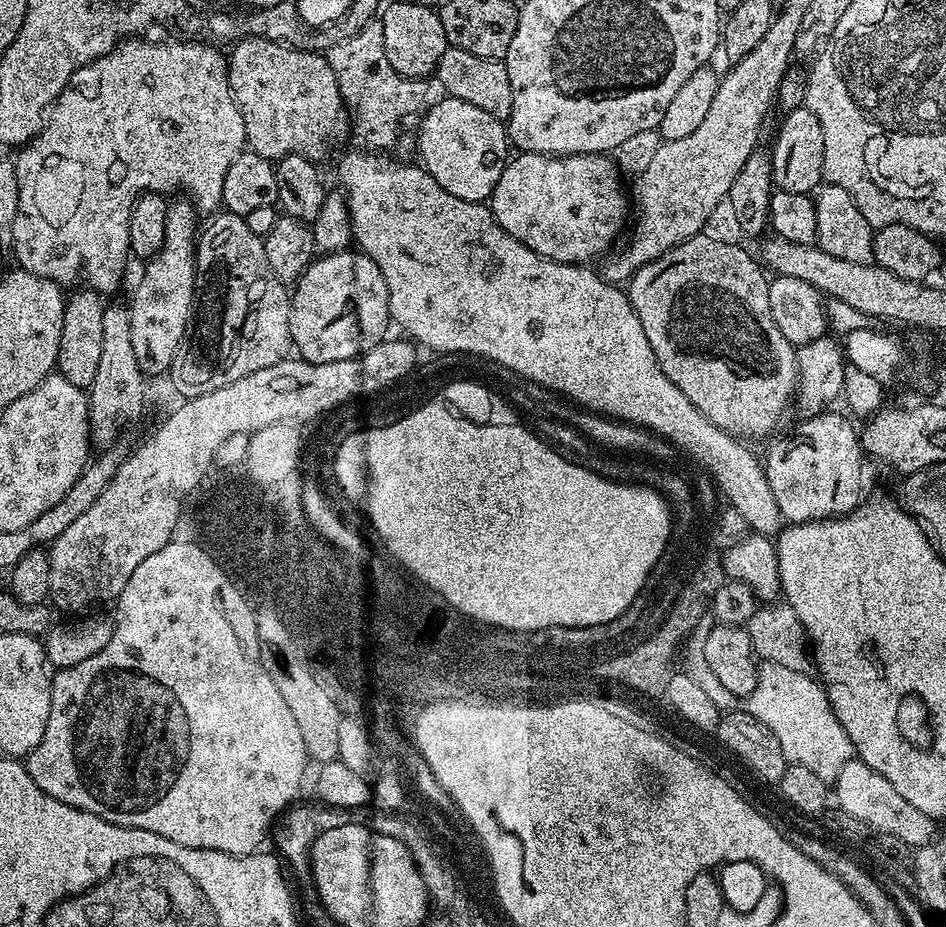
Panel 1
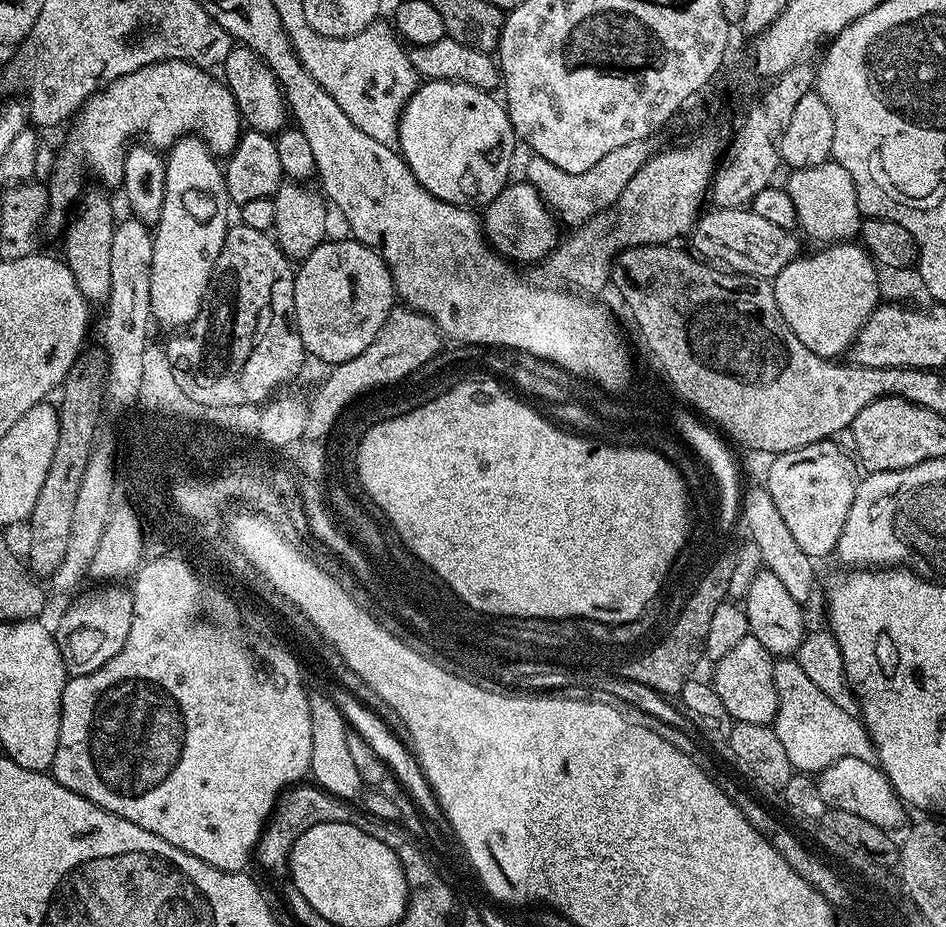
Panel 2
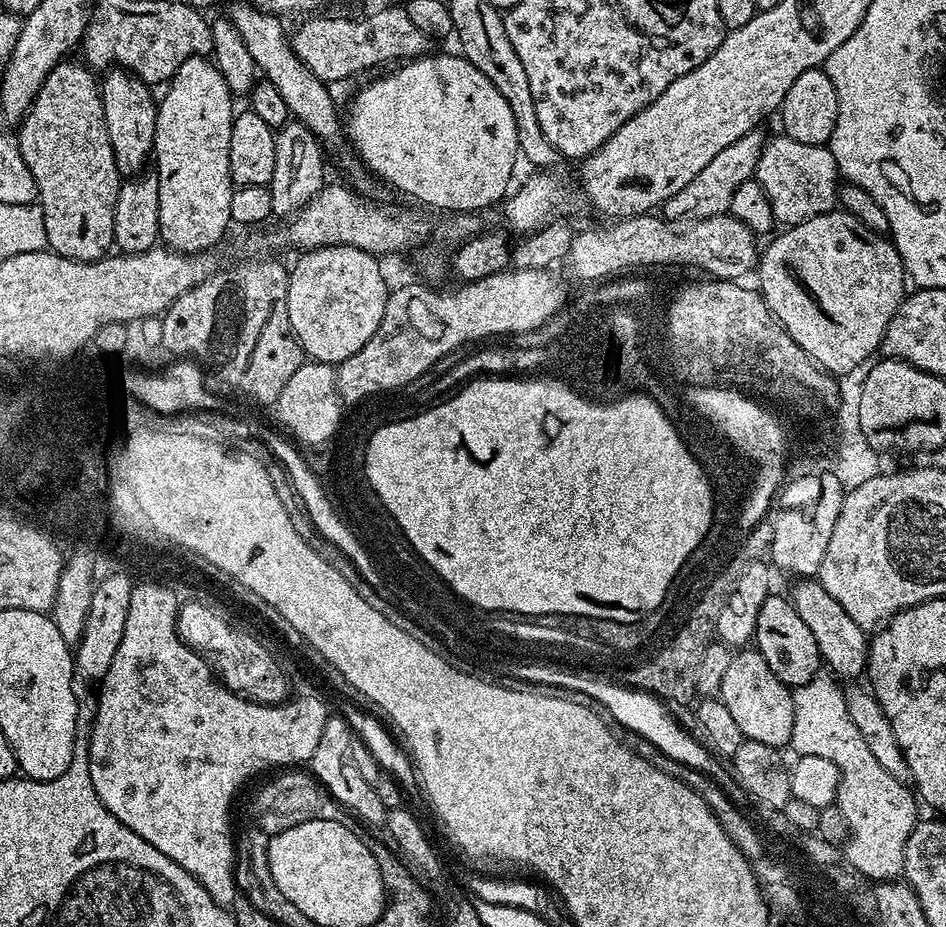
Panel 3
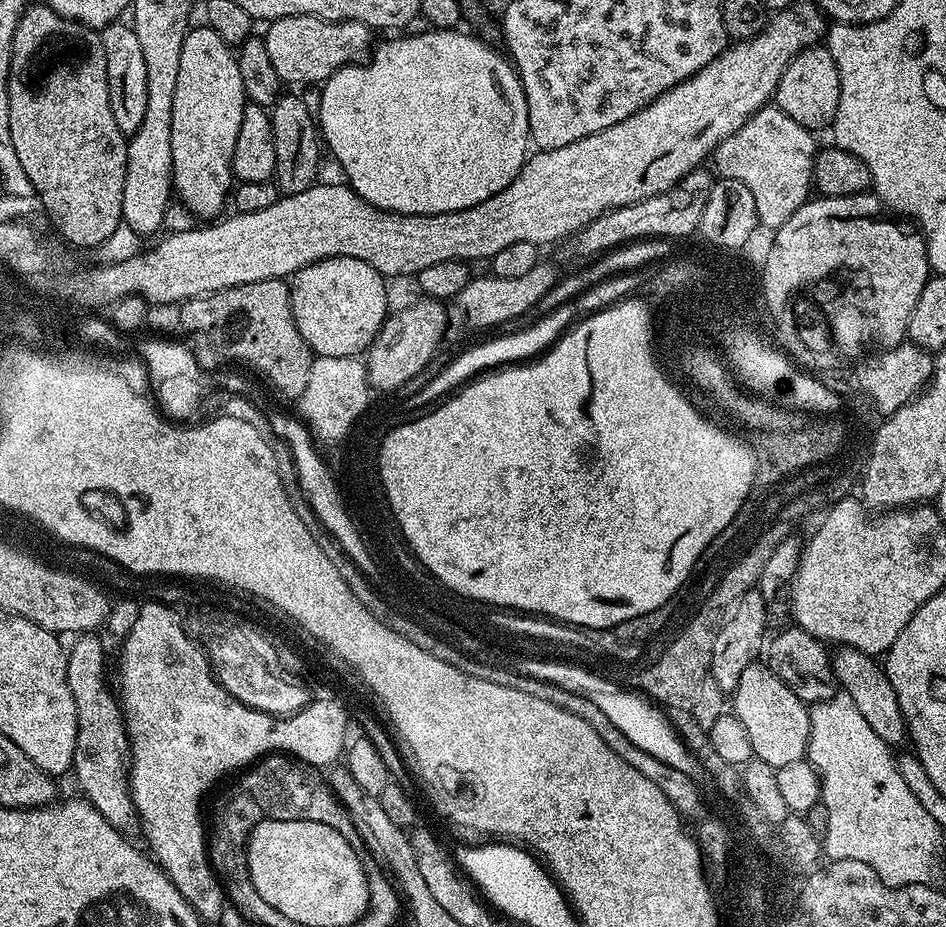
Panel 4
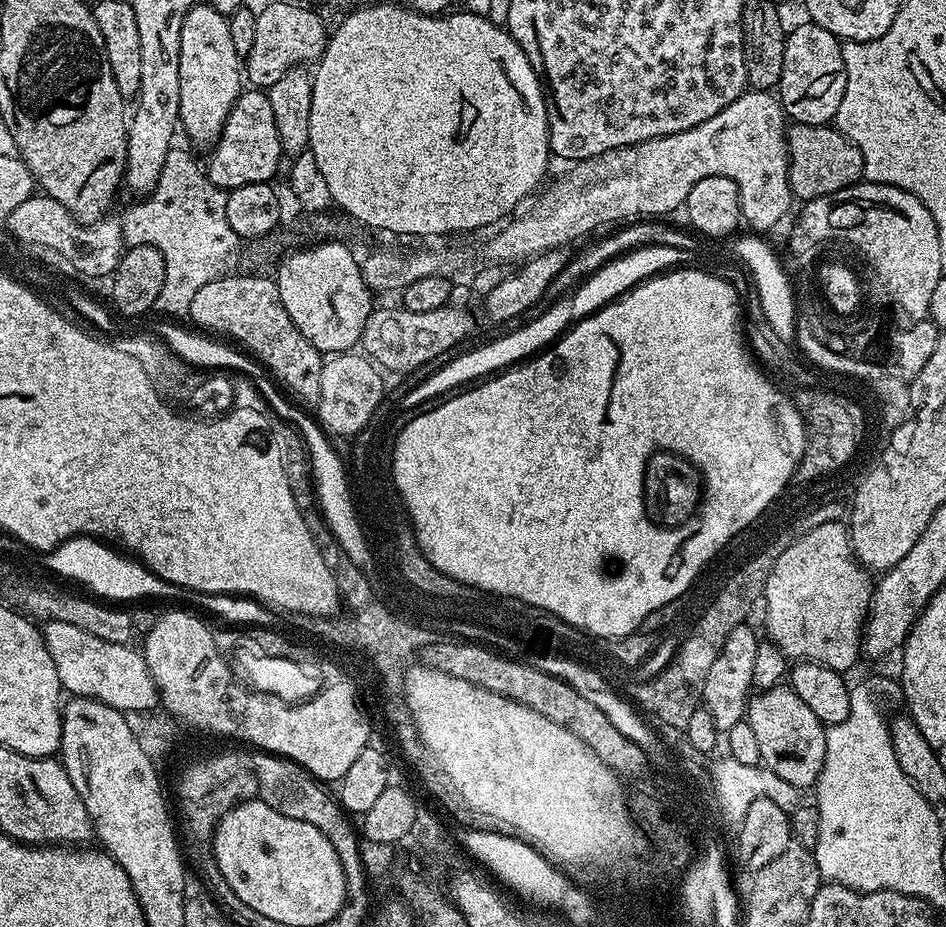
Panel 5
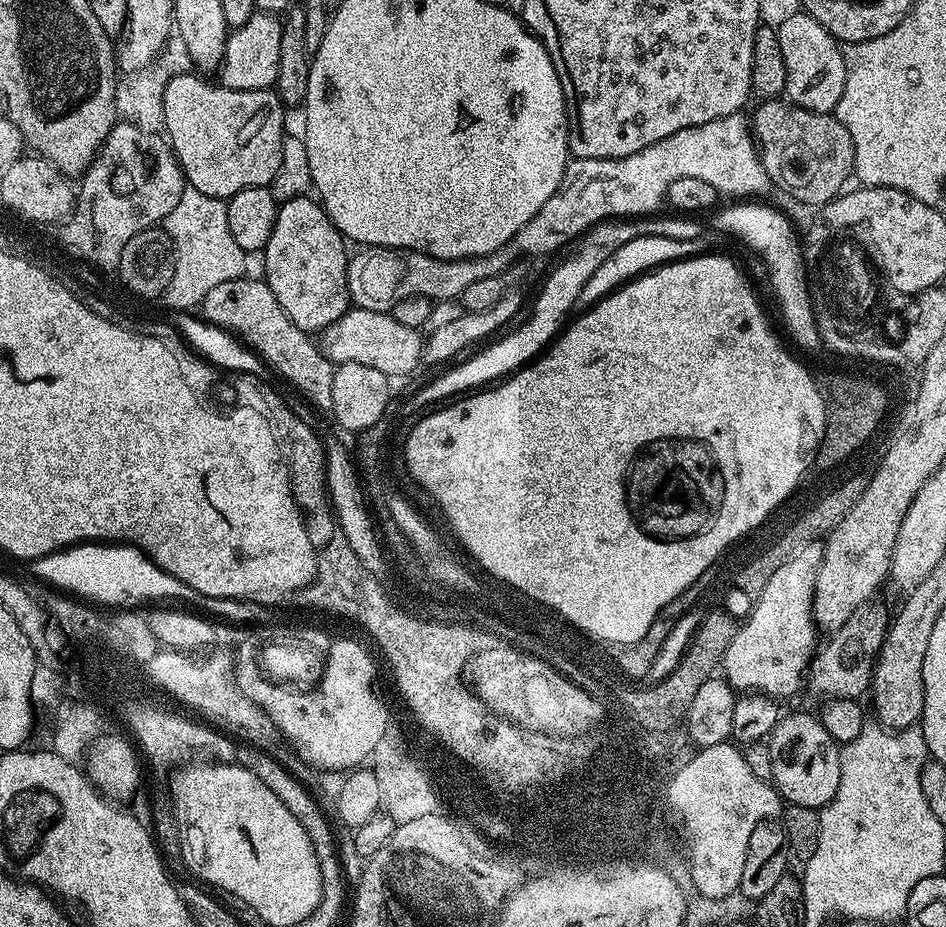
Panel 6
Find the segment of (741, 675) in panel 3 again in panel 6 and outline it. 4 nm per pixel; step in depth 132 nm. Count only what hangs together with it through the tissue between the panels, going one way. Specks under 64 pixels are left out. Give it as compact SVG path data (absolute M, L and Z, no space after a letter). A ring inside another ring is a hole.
M796 712L793 716L781 715L772 735L766 741L770 750L770 762L772 763L771 783L777 792L789 805L822 809L838 794L838 786L842 778L842 766L840 765L841 745L836 743L830 734L826 734L826 726L815 715L807 716L804 712Z

